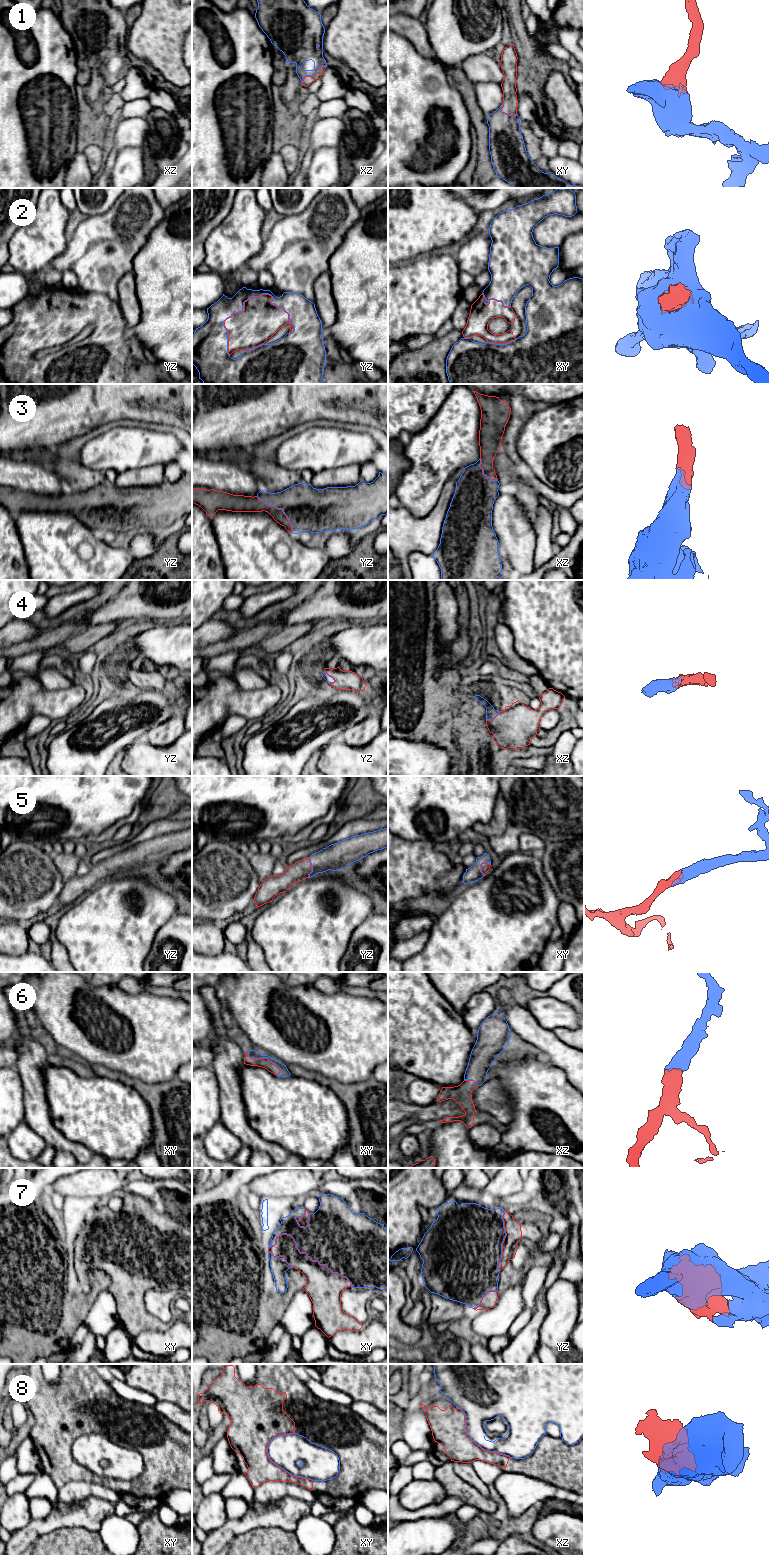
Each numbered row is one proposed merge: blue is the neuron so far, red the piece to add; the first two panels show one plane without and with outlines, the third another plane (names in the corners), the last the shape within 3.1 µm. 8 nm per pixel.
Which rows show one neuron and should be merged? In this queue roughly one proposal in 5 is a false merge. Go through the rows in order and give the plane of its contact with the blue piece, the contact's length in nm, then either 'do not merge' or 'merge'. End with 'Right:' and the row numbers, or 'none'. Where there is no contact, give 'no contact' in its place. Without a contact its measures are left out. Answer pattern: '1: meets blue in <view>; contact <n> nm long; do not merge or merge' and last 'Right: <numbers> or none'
1: meets blue in xz; contact 240 nm long; merge
2: meets blue in yz; contact 600 nm long; merge
3: meets blue in yz; contact 420 nm long; merge
4: meets blue in yz; contact 130 nm long; merge
5: meets blue in xy; contact 120 nm long; merge
6: meets blue in xy; contact 320 nm long; merge
7: meets blue in xy; contact 750 nm long; merge
8: meets blue in xy; contact 480 nm long; do not merge
Right: 1, 2, 3, 4, 5, 6, 7

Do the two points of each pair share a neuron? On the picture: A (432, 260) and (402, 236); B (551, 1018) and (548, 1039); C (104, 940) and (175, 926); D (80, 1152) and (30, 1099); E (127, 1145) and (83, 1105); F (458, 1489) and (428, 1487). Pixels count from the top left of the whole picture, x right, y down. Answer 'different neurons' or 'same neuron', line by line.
A: different neurons
B: different neurons
C: different neurons
D: same neuron
E: same neuron
F: different neurons

